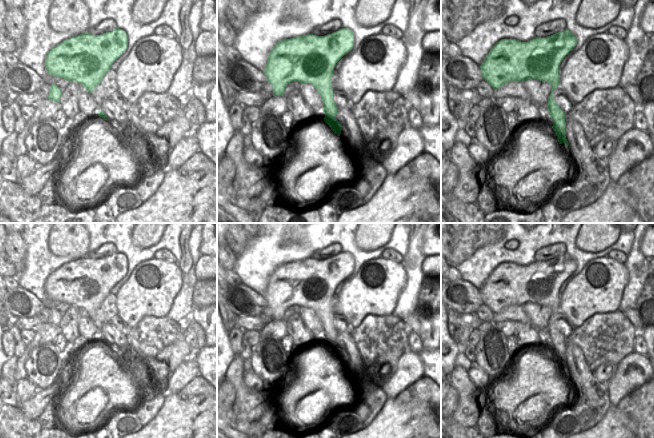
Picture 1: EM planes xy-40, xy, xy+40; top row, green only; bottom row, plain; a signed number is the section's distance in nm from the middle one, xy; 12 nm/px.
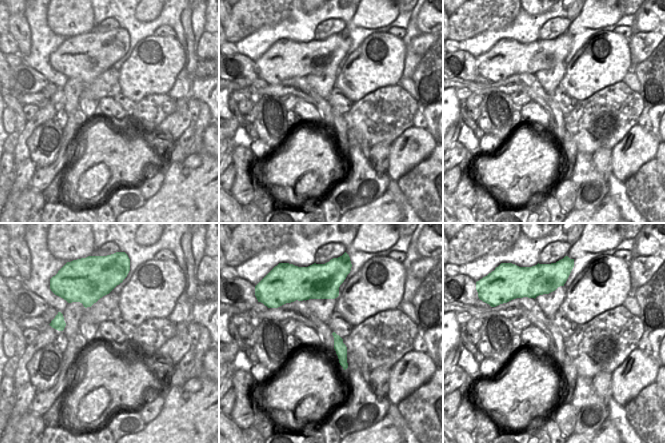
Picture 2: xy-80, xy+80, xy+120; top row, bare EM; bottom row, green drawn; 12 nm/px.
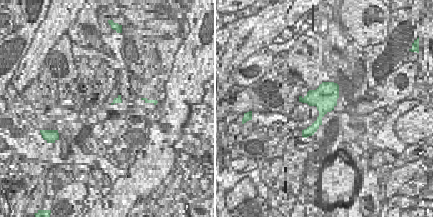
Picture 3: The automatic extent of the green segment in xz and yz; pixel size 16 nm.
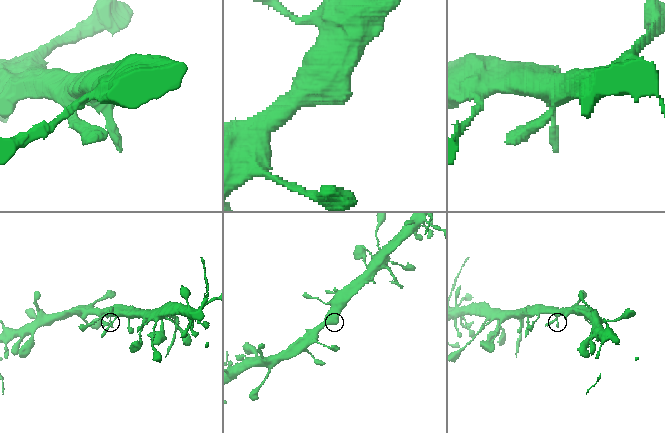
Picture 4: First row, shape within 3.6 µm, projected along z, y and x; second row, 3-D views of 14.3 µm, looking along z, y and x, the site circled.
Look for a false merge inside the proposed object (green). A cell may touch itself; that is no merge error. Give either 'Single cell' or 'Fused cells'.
Single cell

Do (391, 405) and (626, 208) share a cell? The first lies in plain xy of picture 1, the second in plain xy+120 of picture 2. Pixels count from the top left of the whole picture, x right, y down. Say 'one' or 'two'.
two

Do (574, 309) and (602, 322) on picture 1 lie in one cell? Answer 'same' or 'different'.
different

